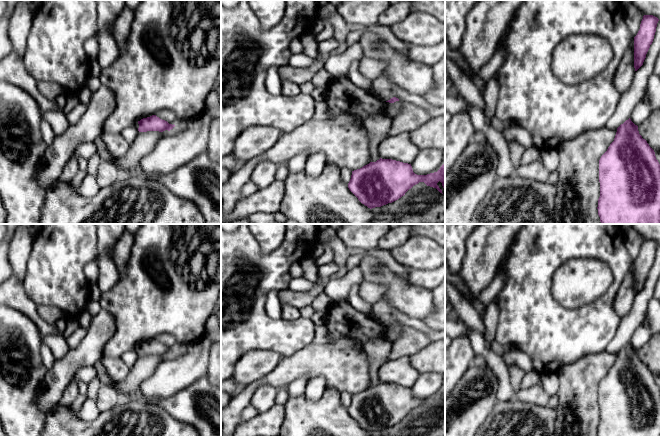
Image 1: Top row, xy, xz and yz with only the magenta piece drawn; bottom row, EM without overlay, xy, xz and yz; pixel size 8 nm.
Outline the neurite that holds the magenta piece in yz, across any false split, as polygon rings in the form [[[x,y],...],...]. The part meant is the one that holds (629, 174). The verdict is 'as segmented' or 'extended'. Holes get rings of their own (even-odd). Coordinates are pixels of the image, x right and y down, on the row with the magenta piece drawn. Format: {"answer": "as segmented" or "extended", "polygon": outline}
{"answer": "as segmented", "polygon": [[[630,118],[617,128],[614,141],[599,160],[599,182],[597,209],[601,224],[660,224],[660,164]]]}

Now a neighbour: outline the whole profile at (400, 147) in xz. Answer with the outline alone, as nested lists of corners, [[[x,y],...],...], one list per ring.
[[[405,132],[385,138],[378,147],[378,153],[382,159],[392,159],[411,164],[420,150],[411,141],[410,133]]]

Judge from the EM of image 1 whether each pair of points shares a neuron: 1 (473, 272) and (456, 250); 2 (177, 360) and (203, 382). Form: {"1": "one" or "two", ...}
{"1": "two", "2": "two"}

